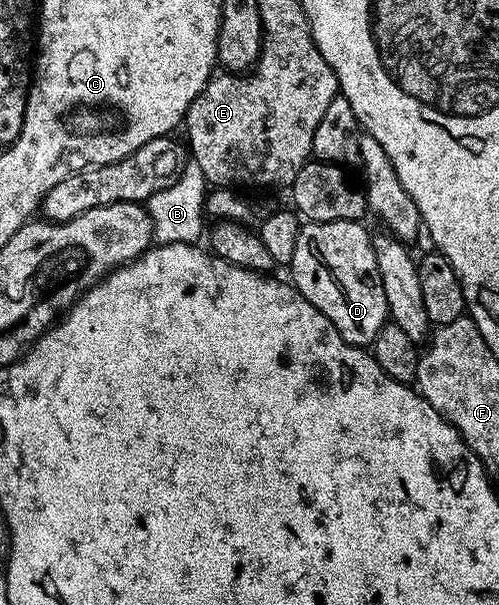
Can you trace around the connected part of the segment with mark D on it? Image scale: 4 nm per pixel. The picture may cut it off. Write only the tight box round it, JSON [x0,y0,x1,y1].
[290,221,389,347]

